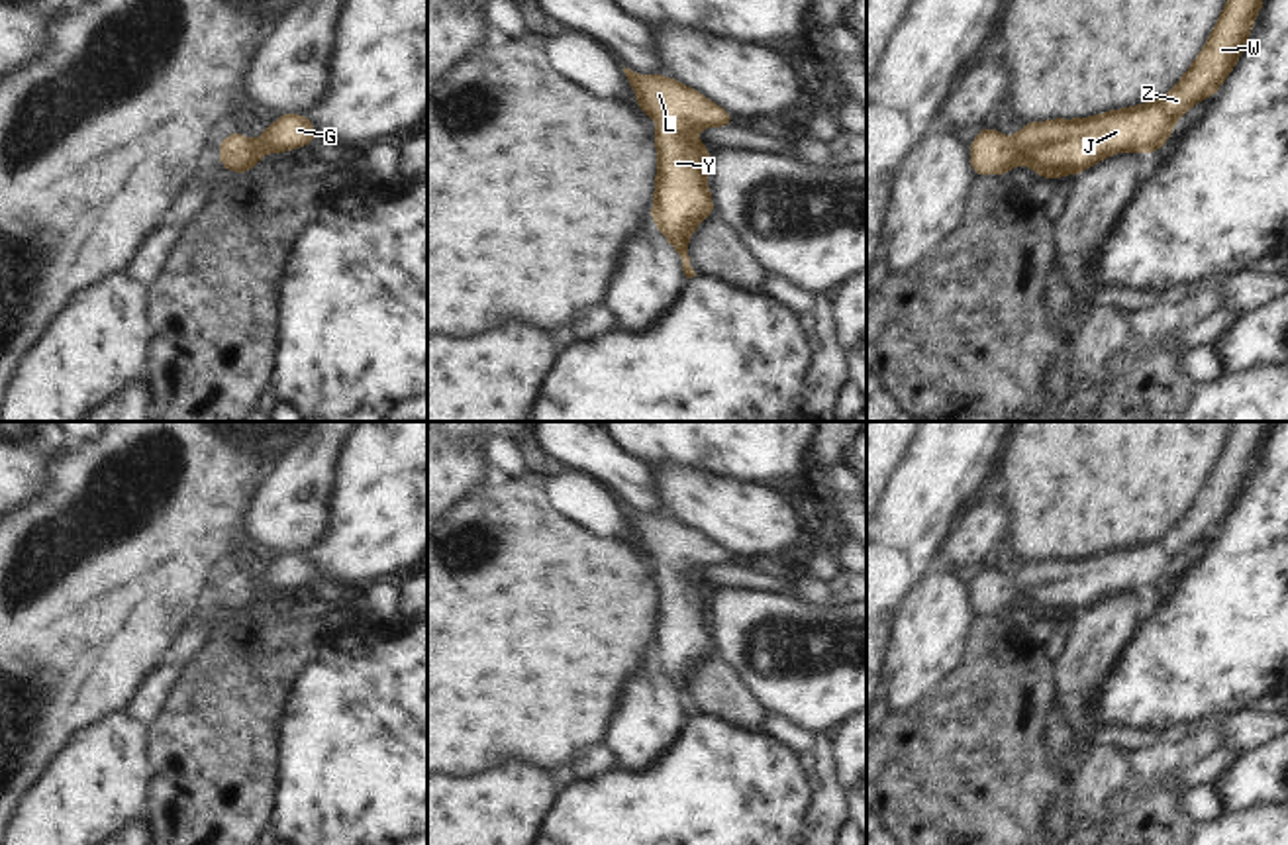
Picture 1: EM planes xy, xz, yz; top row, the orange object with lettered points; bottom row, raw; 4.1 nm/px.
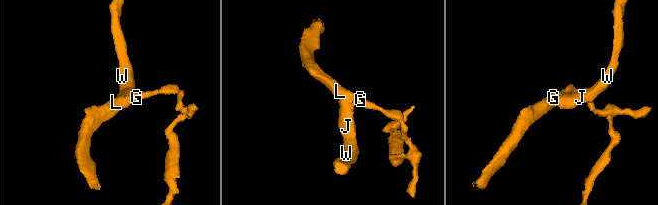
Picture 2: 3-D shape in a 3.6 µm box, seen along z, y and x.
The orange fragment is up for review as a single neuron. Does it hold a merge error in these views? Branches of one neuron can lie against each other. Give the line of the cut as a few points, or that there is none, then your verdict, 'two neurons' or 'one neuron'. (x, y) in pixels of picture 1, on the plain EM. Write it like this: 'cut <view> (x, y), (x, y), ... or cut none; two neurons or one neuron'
cut none; one neuron

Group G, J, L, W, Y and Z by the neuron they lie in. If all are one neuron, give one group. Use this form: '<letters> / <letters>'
G J L W Y Z

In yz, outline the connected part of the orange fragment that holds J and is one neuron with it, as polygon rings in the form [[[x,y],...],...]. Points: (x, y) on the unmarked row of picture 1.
[[[1233,422],[1208,482],[1163,537],[1090,557],[1027,561],[1012,576],[982,567],[970,582],[972,612],[1008,614],[1027,604],[1041,618],[1063,618],[1121,590],[1159,590],[1174,563],[1202,537],[1212,537],[1239,502],[1264,443],[1263,429],[1264,422]]]

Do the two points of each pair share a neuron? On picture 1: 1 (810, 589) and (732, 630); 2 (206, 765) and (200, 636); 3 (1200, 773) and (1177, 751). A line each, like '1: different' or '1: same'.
1: different
2: different
3: different

